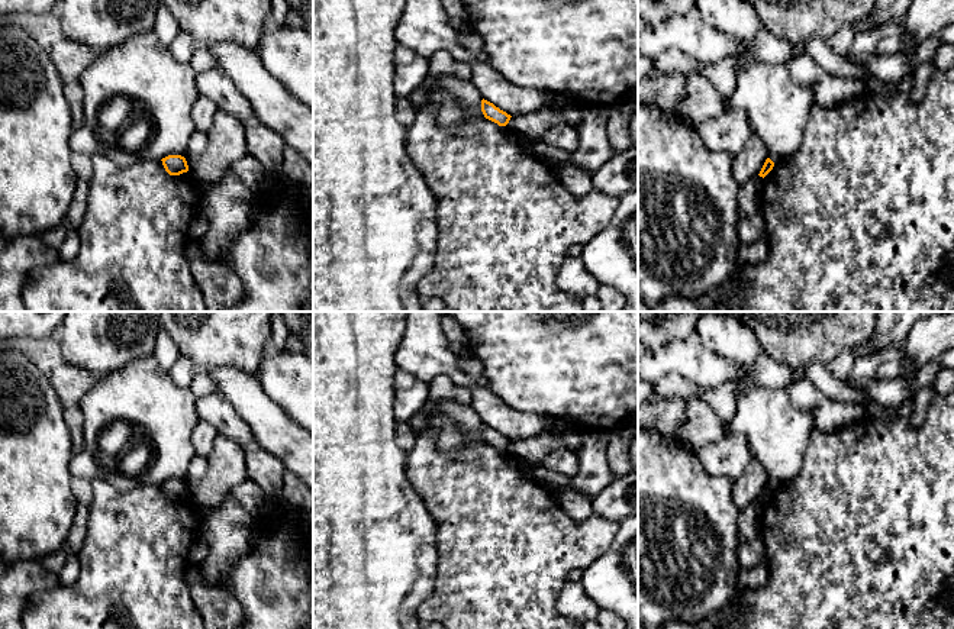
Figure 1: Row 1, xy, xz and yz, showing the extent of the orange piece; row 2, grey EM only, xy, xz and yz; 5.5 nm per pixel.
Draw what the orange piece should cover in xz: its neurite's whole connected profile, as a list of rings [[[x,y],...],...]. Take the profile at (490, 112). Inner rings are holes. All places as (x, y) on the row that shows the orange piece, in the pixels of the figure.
[[[484,99],[481,100],[481,112],[483,112],[486,119],[497,123],[499,126],[506,126],[509,123],[510,117],[512,117],[510,114],[500,110],[493,103],[490,103]]]

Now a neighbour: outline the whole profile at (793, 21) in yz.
[[[747,0],[763,29],[777,39],[803,43],[826,41],[841,26],[868,16],[876,0]]]

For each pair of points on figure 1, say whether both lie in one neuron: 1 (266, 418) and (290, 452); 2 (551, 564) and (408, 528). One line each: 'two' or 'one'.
1: one
2: two

